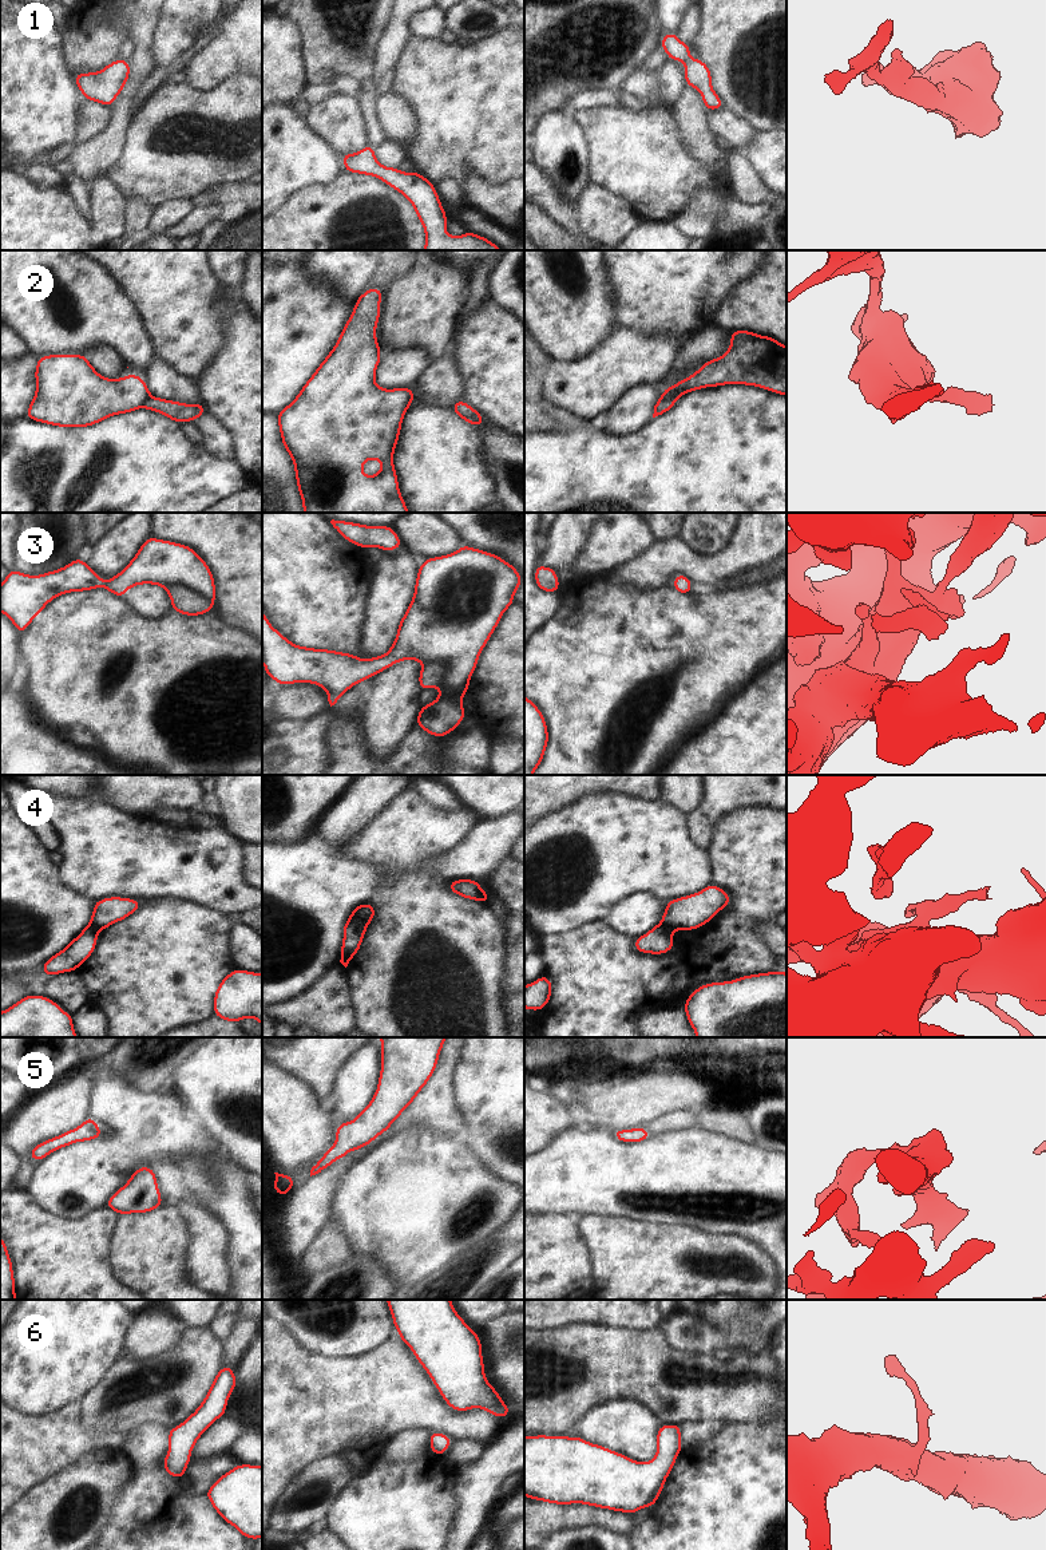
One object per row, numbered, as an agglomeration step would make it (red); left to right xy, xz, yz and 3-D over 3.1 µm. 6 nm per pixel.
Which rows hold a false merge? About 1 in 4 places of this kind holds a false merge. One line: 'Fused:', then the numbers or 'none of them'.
Fused: 2, 4

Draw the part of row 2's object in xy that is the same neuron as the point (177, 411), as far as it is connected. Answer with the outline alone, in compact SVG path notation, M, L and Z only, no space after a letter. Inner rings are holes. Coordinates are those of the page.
M152 396L146 399L143 408L163 414L166 418L179 424L183 422L194 422L201 415L206 414L202 402L199 404L186 404Z

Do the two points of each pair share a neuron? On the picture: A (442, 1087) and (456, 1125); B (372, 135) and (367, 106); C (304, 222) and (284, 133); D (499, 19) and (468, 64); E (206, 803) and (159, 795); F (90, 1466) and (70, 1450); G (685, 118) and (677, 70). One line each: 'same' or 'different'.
A: same
B: same
C: different
D: different
E: different
F: different
G: different

